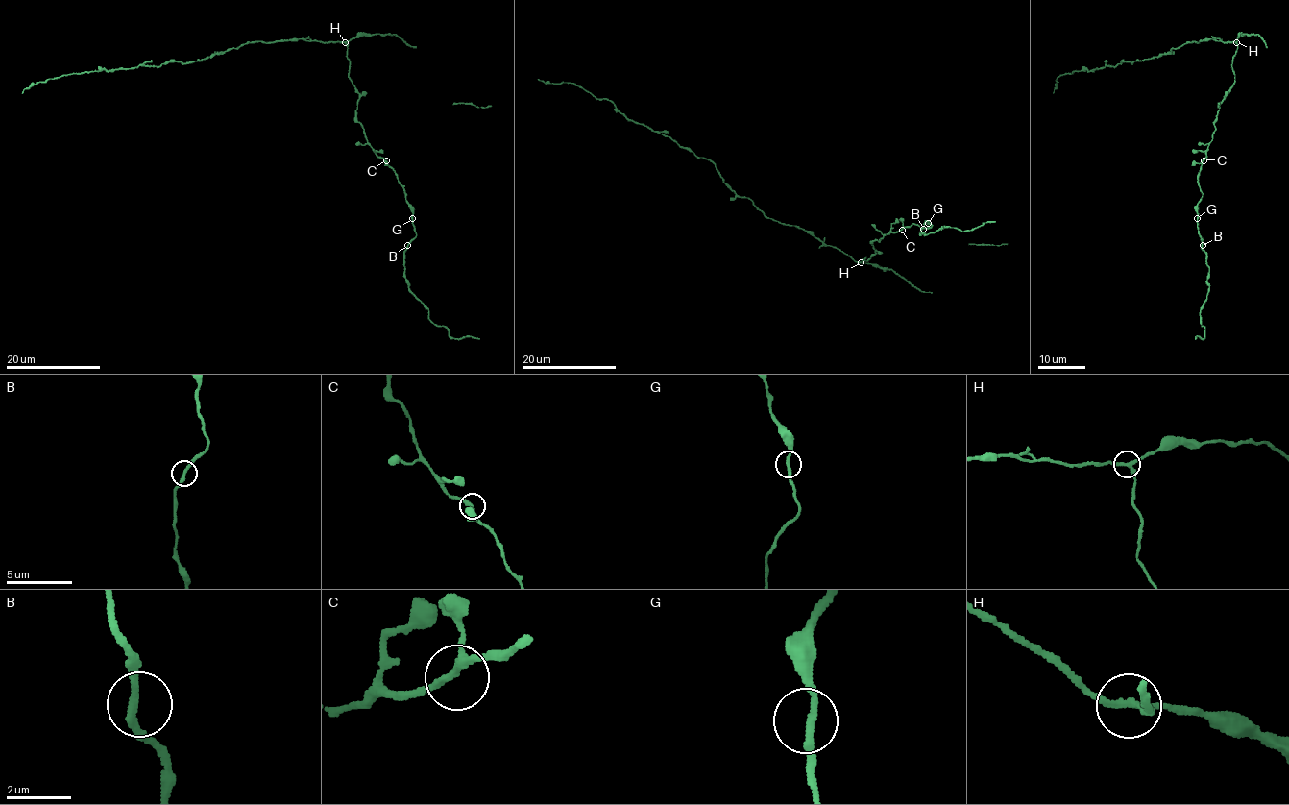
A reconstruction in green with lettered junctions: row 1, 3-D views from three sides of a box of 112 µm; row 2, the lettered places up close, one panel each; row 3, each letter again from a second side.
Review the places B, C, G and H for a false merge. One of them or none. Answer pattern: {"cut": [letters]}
{"cut": ["H"]}

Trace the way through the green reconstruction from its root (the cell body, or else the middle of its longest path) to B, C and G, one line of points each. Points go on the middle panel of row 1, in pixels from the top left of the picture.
B: (856, 261), (868, 259), (875, 254), (872, 243), (890, 232), (912, 224), (921, 229), (932, 225), (923, 229)
C: (856, 261), (863, 263), (863, 259), (868, 259), (875, 254), (875, 240), (902, 230)
G: (856, 261), (868, 259), (875, 254), (872, 243), (886, 234), (912, 224), (921, 229), (928, 223)

